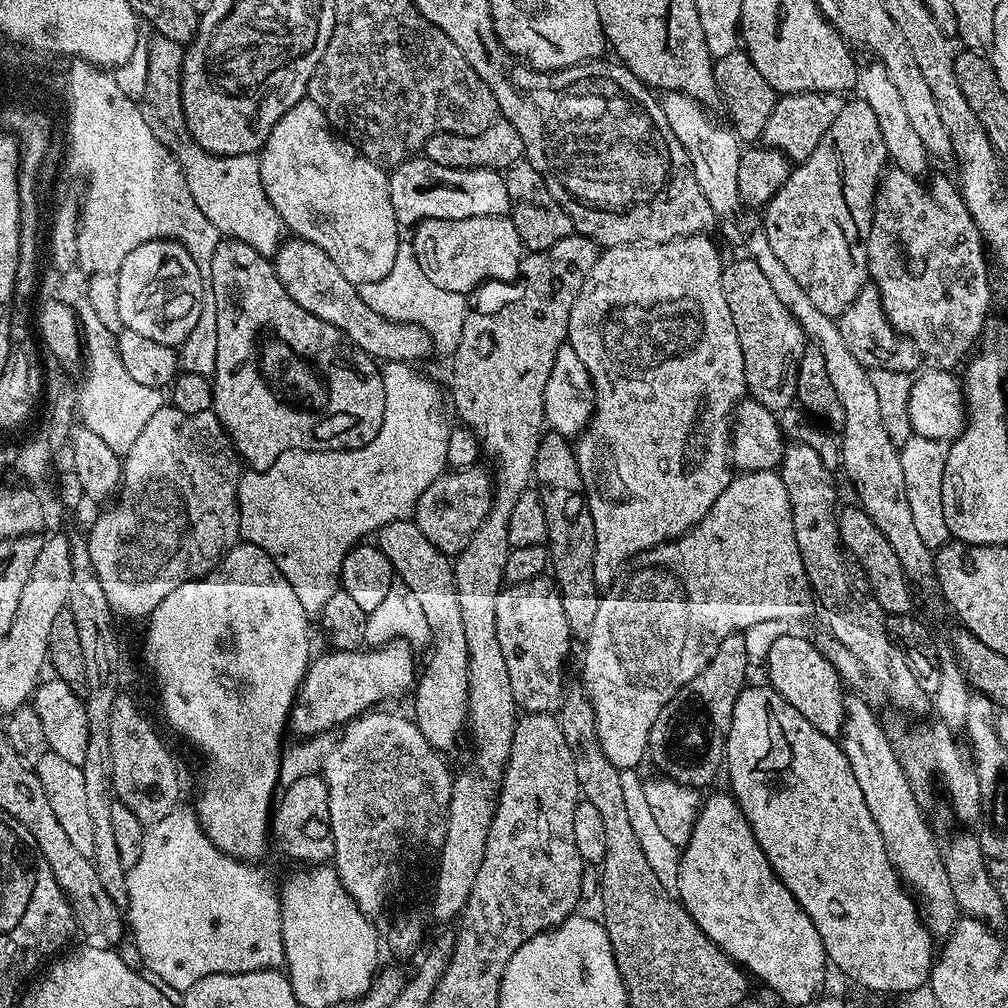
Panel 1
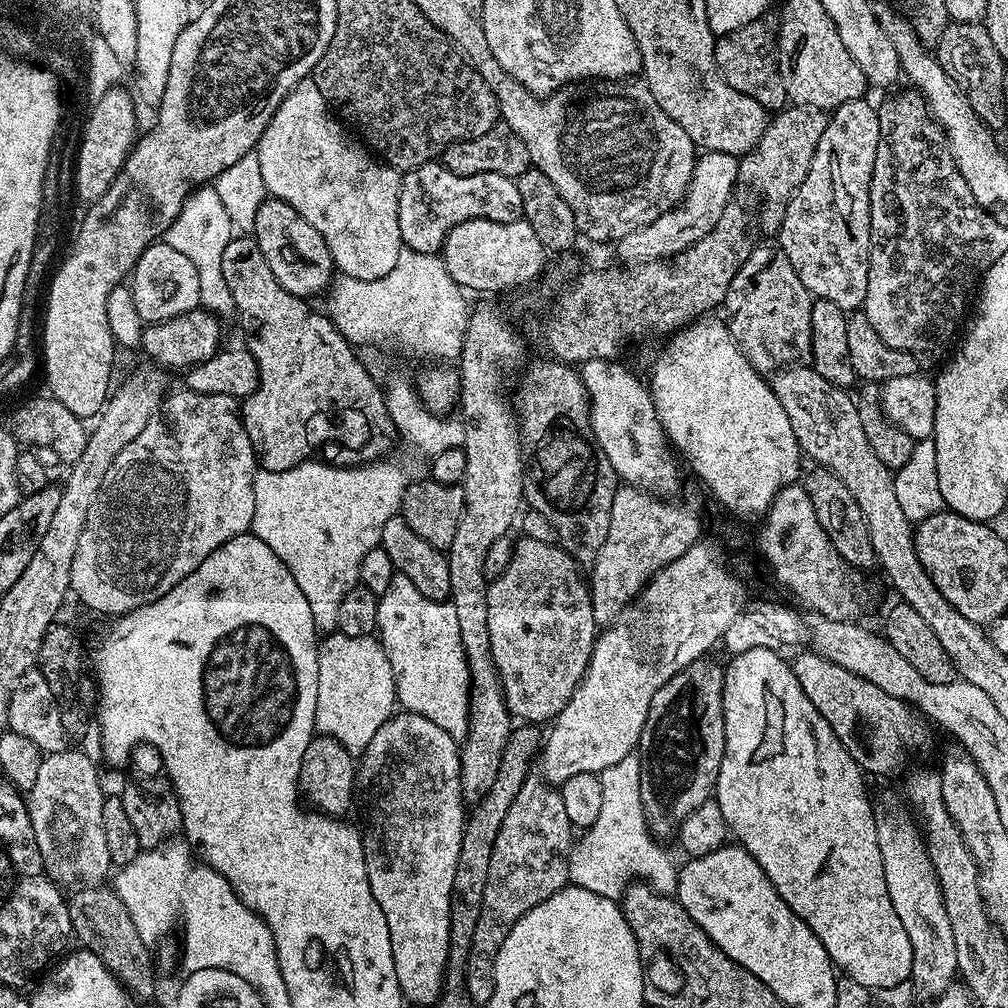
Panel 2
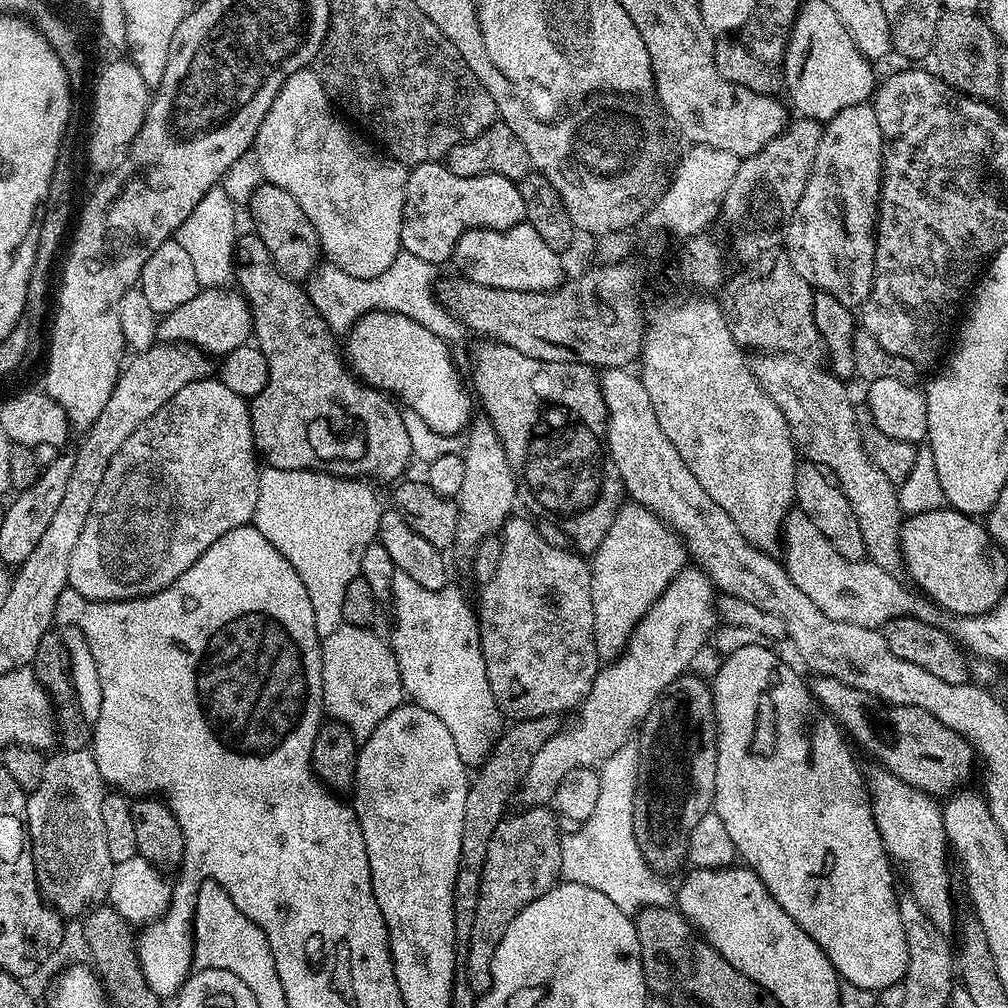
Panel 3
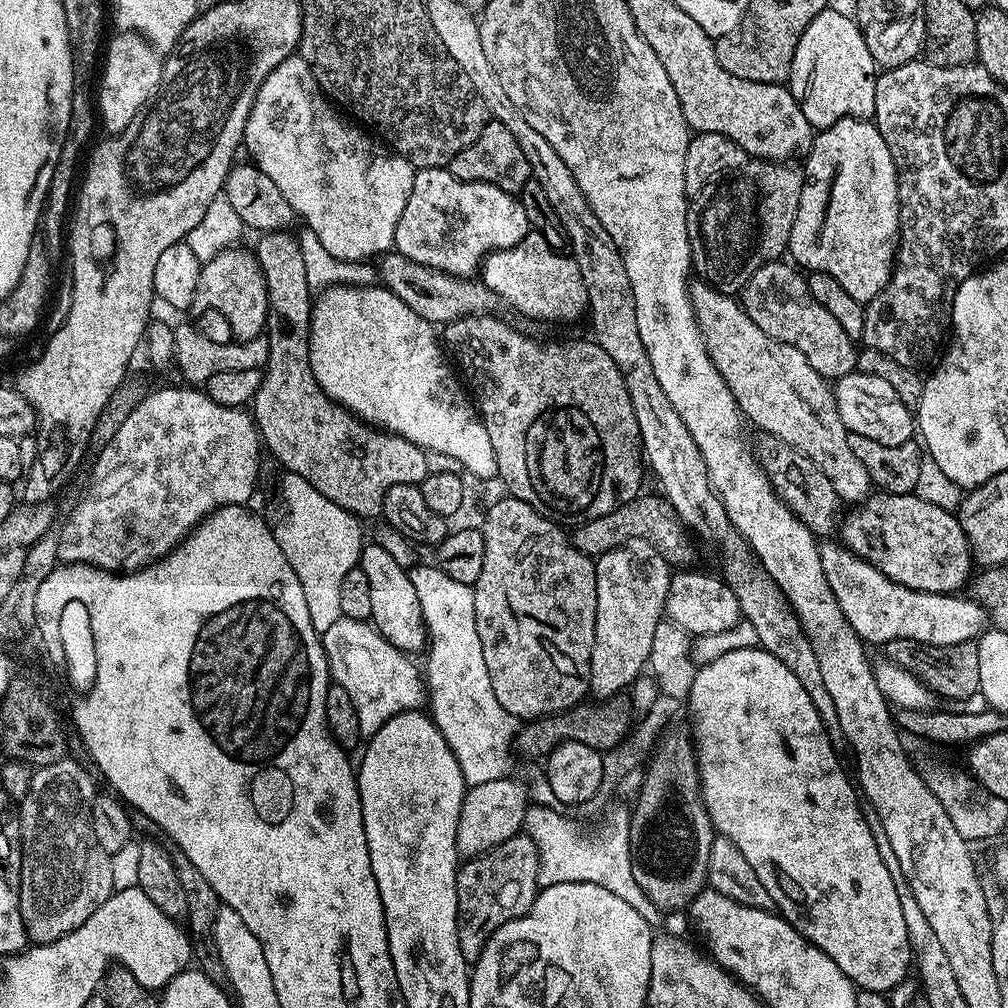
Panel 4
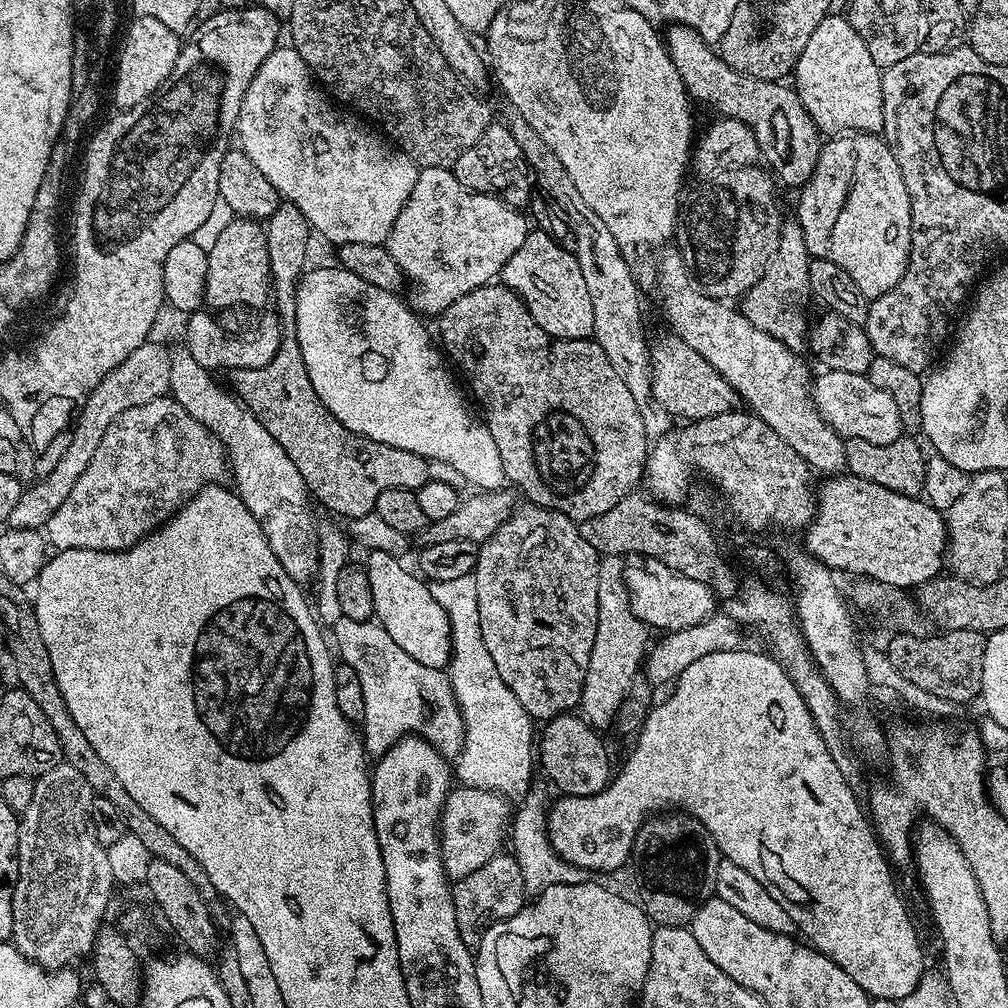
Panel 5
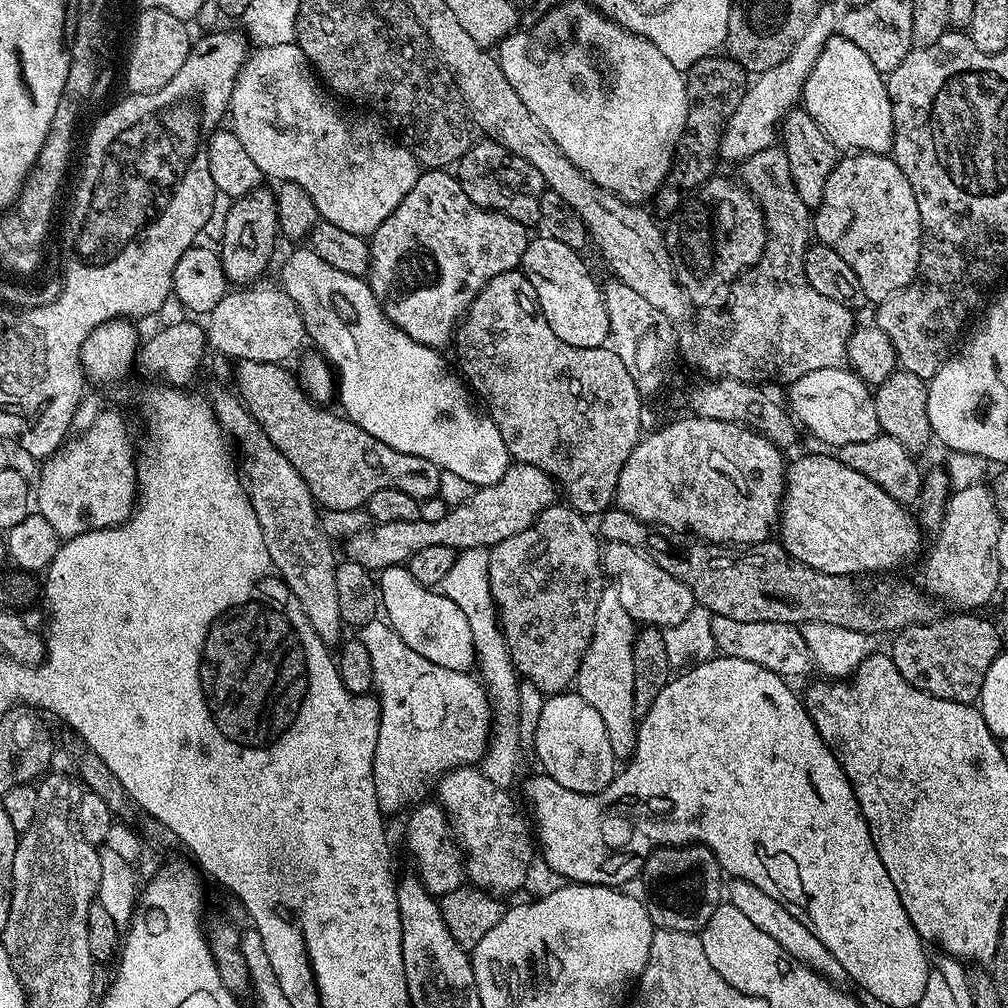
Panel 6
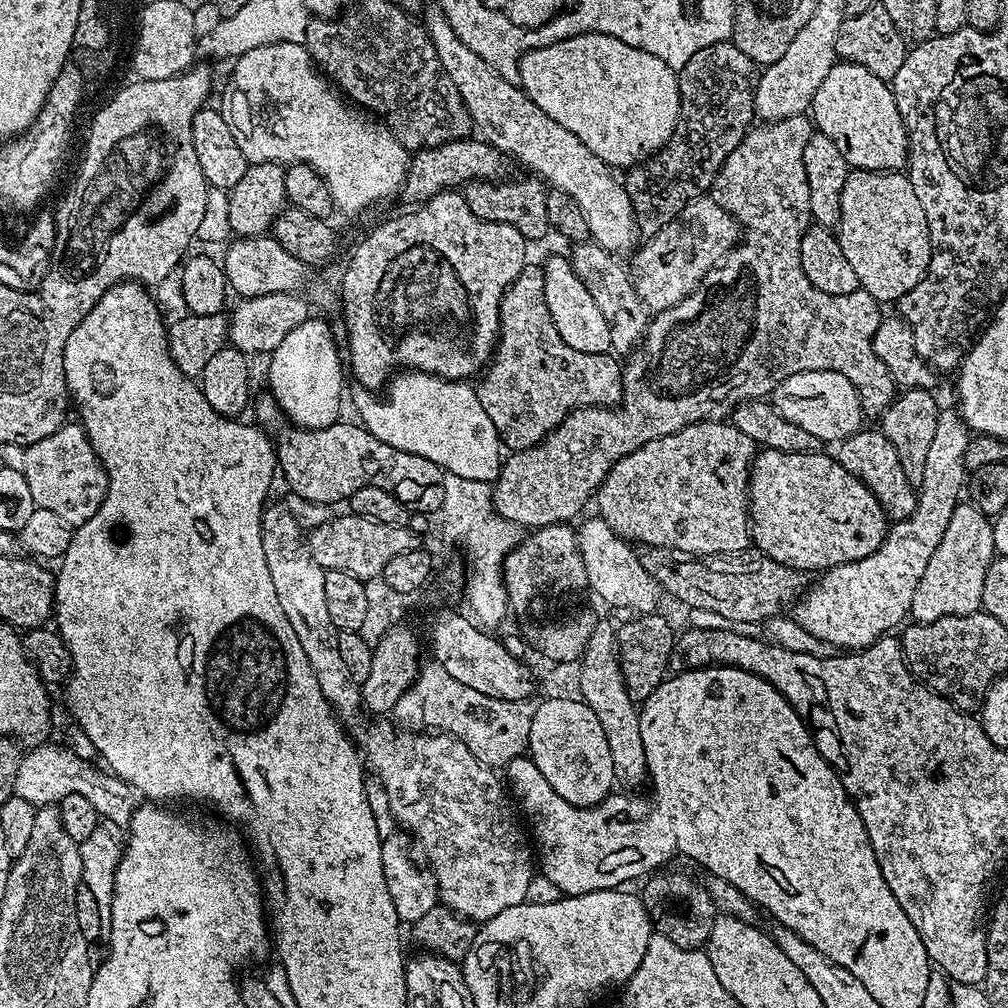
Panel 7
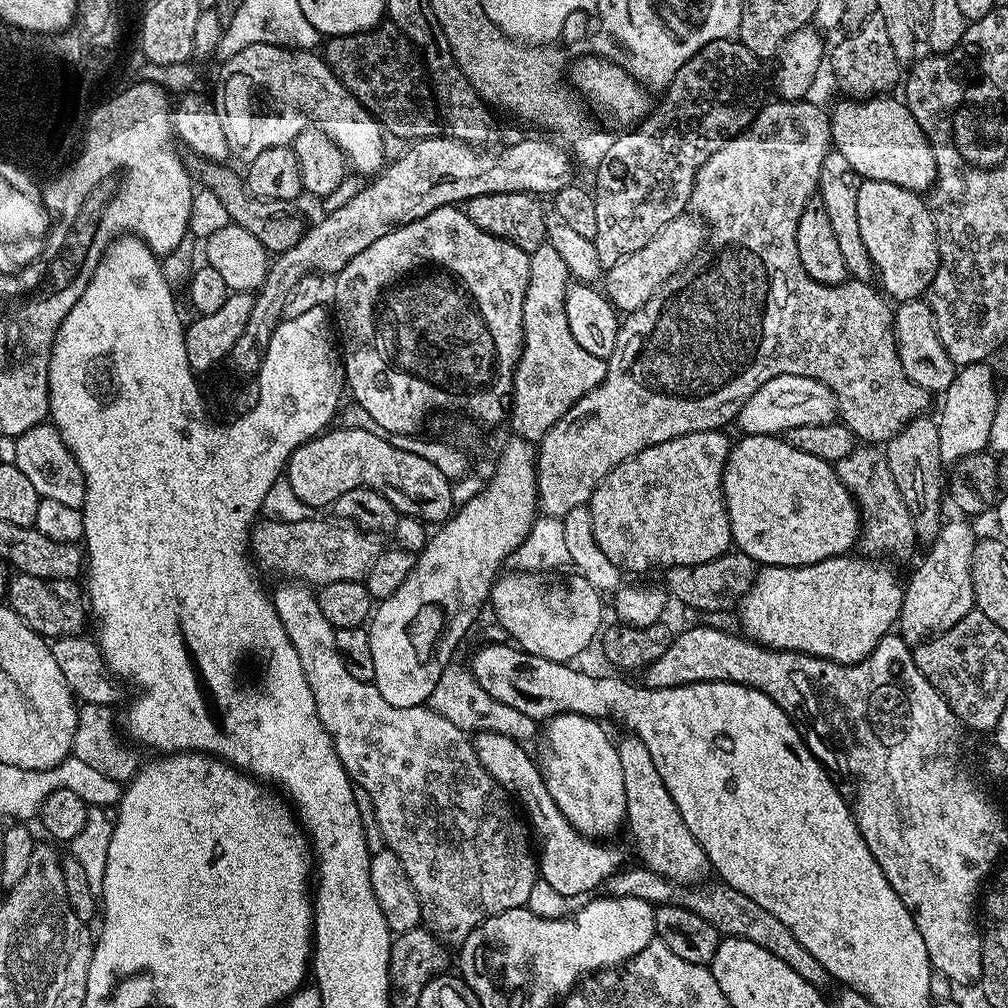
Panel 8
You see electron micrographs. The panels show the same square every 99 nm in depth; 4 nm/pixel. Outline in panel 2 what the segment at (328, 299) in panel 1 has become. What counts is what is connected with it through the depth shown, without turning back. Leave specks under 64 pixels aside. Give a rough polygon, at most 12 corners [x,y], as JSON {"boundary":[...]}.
{"boundary":[[265,199],[254,239],[290,294],[313,298],[334,280],[318,230]]}

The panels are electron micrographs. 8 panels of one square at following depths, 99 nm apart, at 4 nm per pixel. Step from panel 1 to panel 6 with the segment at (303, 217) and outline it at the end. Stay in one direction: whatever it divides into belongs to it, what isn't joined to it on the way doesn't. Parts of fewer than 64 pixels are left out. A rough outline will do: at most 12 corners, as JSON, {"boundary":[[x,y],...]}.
{"boundary":[[295,42],[257,47],[231,131],[355,236],[422,168],[348,121]]}

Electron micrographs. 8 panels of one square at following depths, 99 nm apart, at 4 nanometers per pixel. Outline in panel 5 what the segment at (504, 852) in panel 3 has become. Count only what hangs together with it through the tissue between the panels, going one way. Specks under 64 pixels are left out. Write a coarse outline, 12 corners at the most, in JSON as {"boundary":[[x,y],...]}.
{"boundary":[[497,854],[451,885],[458,934],[477,949],[526,903],[523,872]]}

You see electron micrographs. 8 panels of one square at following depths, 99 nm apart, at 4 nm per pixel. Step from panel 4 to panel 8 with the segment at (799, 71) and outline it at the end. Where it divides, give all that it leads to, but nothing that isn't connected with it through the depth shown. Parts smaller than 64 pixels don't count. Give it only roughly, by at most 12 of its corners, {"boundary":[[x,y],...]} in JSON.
{"boundary":[[840,98],[832,148],[866,180],[927,193],[934,150],[903,99]]}

